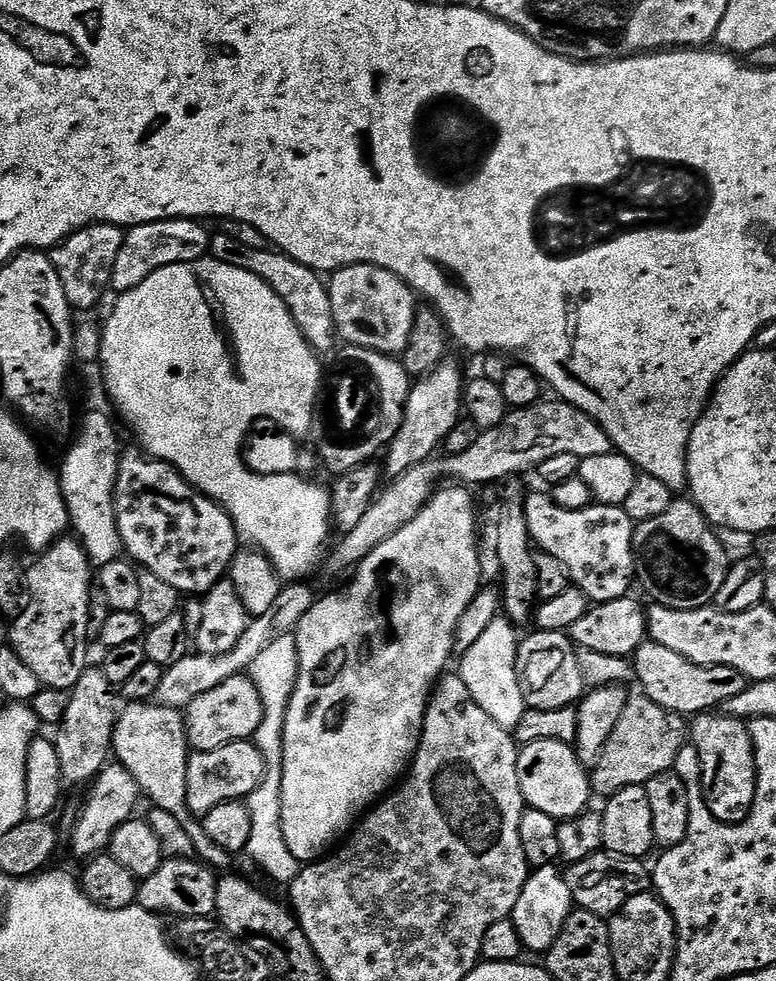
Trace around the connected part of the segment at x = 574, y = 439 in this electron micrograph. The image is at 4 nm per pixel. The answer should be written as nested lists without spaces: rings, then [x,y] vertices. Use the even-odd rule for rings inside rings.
[[[548,398],[541,399],[539,404],[535,404],[534,406],[526,406],[525,408],[513,408],[509,411],[507,418],[503,420],[498,426],[494,426],[493,428],[485,428],[481,431],[480,437],[477,442],[475,442],[468,450],[462,451],[462,453],[458,453],[456,455],[445,455],[443,457],[444,460],[436,460],[433,459],[431,462],[425,462],[423,464],[416,464],[410,470],[406,470],[402,473],[402,475],[395,477],[391,481],[392,485],[389,486],[388,489],[385,487],[383,491],[377,495],[376,499],[372,501],[372,505],[370,506],[370,510],[366,510],[366,514],[362,517],[362,522],[358,522],[358,526],[354,526],[354,530],[350,530],[349,532],[343,533],[340,545],[337,546],[336,549],[332,552],[332,568],[336,572],[344,572],[349,568],[349,570],[355,569],[360,565],[364,559],[370,555],[371,552],[376,551],[377,546],[380,543],[386,542],[388,538],[390,538],[396,531],[402,530],[404,526],[411,519],[415,518],[416,515],[424,508],[424,504],[427,503],[429,499],[433,496],[433,493],[436,492],[438,488],[438,482],[436,482],[436,476],[452,476],[456,475],[455,478],[461,485],[465,486],[473,486],[472,484],[492,484],[495,485],[497,482],[504,480],[508,476],[520,476],[521,474],[525,474],[524,472],[528,472],[531,470],[539,469],[539,466],[542,462],[546,462],[546,458],[554,458],[557,454],[574,454],[575,456],[579,456],[581,460],[585,460],[586,458],[594,458],[595,456],[601,456],[602,454],[606,454],[607,452],[613,451],[612,443],[610,442],[610,438],[606,434],[606,430],[602,430],[602,426],[598,426],[598,422],[594,422],[594,418],[590,418],[586,414],[582,414],[582,410],[578,410],[574,406],[570,406],[565,402],[565,400],[559,398],[551,398],[552,400],[548,400]]]

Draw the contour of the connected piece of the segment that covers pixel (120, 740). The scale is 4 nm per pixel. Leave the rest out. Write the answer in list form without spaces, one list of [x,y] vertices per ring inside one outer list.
[[[132,702],[127,707],[125,712],[123,709],[116,717],[116,729],[112,735],[112,751],[115,759],[132,775],[141,793],[147,799],[149,796],[153,800],[151,803],[155,807],[166,810],[166,814],[174,814],[174,818],[178,818],[178,822],[182,822],[182,827],[186,829],[186,835],[190,838],[190,842],[194,842],[196,856],[203,863],[213,870],[230,867],[232,860],[234,860],[233,853],[222,850],[222,846],[217,846],[206,835],[201,817],[193,816],[190,806],[186,802],[186,766],[188,765],[190,749],[184,729],[183,711],[178,708],[166,708],[155,702]]]

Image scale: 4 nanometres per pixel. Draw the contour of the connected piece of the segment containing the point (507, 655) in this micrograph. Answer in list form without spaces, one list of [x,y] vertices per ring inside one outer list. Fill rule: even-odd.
[[[498,618],[486,626],[486,634],[470,646],[470,650],[463,657],[464,669],[462,675],[466,686],[470,690],[472,700],[498,722],[498,726],[515,730],[522,714],[526,711],[522,681],[516,673],[516,649],[518,647],[517,629],[511,620]]]

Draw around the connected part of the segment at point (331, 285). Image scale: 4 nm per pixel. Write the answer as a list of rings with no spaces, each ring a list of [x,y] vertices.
[[[369,264],[346,266],[331,273],[327,285],[336,330],[345,345],[383,352],[390,357],[399,357],[406,350],[405,339],[414,326],[418,300],[412,289],[390,274],[390,270]]]

